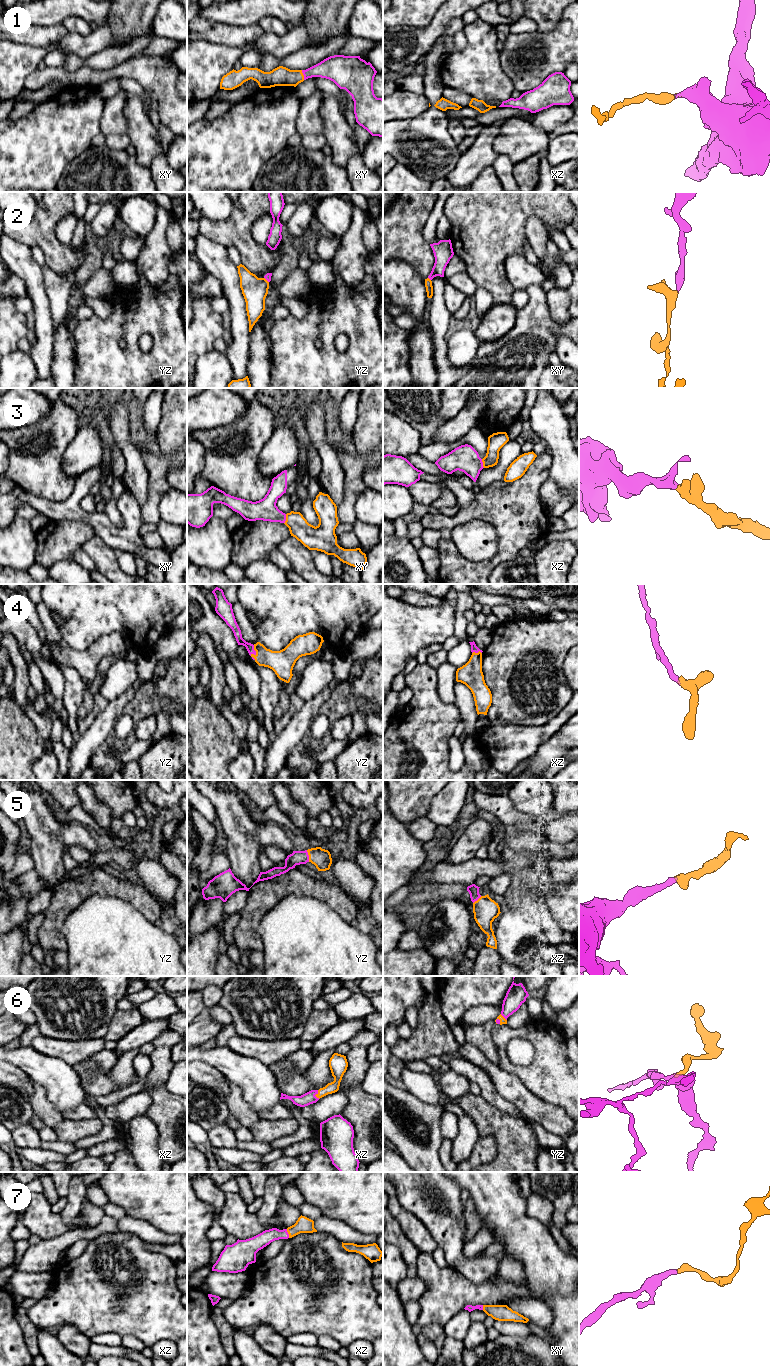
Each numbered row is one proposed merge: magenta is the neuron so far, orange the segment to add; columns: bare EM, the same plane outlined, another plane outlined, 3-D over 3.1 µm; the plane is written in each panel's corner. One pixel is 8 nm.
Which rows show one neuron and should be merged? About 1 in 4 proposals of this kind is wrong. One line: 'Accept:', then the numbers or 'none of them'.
Accept: 1, 2, 3, 4, 5, 6, 7

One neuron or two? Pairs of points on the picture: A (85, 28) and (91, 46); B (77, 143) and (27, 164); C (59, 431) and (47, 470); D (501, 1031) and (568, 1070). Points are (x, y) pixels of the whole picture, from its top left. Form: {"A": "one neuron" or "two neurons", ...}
{"A": "two neurons", "B": "one neuron", "C": "one neuron", "D": "one neuron"}

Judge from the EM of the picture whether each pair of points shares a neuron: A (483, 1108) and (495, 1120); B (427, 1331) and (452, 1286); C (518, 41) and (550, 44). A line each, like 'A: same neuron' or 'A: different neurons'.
A: same neuron
B: different neurons
C: same neuron

